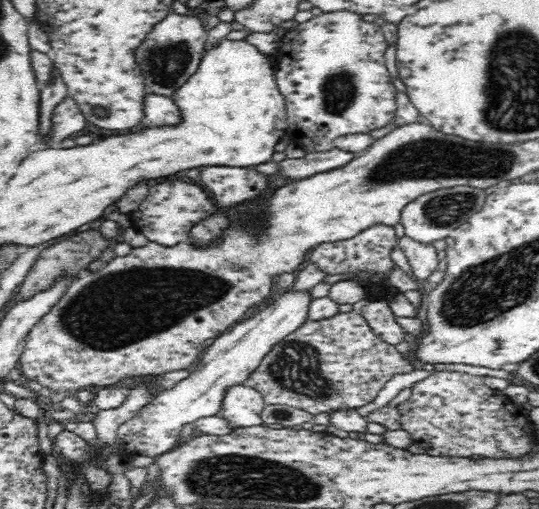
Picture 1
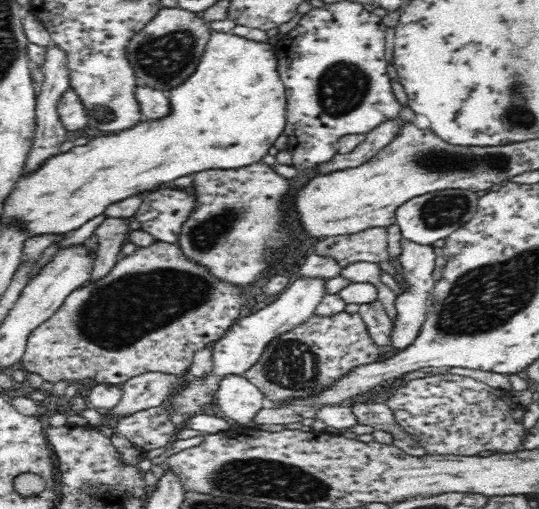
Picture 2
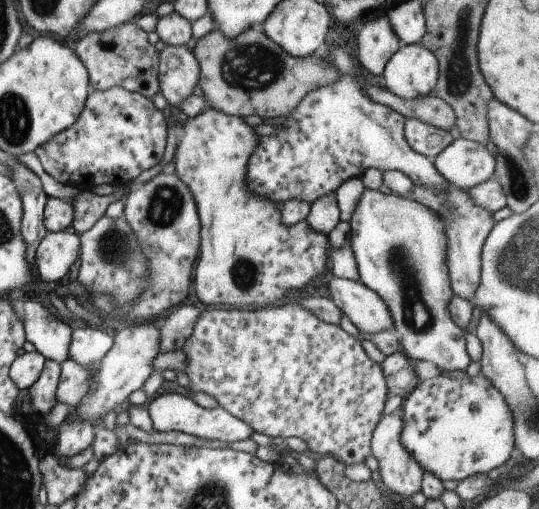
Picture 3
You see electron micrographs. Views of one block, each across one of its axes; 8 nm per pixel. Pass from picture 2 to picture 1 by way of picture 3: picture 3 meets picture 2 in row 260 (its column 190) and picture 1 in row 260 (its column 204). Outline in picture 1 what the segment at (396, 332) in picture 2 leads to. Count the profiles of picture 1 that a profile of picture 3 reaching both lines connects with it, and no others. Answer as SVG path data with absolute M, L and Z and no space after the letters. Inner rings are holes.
M404 235L398 239L397 247L406 255L415 280L427 285L439 261L432 243L424 244Z

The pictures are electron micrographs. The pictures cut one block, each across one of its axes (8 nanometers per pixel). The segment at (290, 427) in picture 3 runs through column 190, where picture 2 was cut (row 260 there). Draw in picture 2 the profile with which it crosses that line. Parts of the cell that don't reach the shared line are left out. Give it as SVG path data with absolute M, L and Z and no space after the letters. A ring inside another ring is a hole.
M386 227L366 228L344 236L328 236L316 244L314 253L337 260L342 268L354 262L374 262L378 265L378 262L391 260Z

